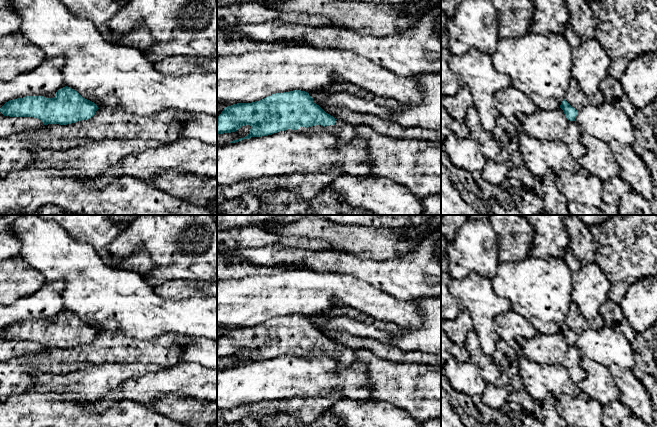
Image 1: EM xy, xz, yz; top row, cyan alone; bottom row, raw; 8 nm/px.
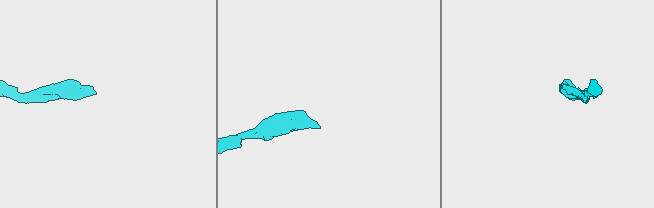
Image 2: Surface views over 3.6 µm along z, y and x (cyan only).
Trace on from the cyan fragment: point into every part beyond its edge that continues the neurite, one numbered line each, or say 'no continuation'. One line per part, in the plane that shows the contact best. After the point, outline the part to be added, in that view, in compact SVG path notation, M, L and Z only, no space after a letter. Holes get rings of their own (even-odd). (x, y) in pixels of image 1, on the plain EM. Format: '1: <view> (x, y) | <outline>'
1: xz (344, 356) | M338 343L336 344L336 347L334 349L325 350L325 351L322 349L316 349L308 352L300 351L297 354L307 355L307 354L313 354L313 353L321 353L333 358L336 361L337 366L339 368L347 368L357 360L355 356L355 350Z

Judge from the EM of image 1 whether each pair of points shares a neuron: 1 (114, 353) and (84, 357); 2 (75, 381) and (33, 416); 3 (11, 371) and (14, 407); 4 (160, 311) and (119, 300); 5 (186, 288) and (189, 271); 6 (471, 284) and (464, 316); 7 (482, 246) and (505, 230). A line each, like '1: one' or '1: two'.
1: one
2: two
3: two
4: one
5: two
6: two
7: two

